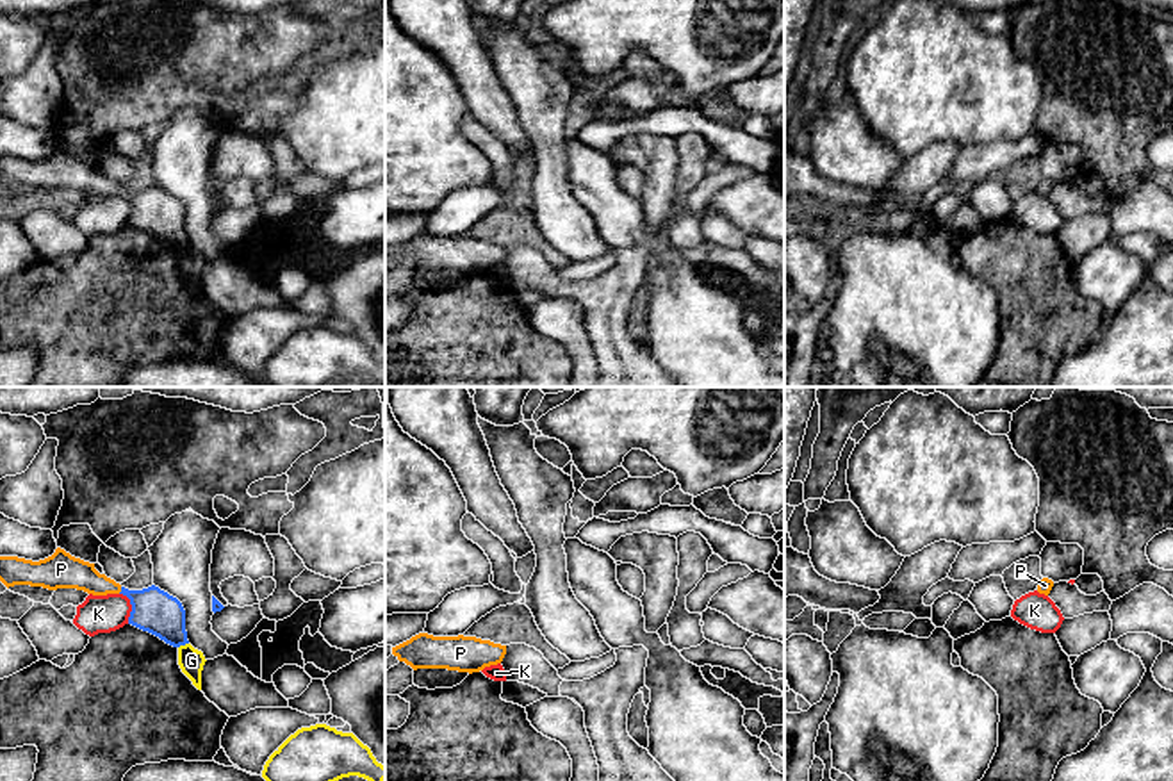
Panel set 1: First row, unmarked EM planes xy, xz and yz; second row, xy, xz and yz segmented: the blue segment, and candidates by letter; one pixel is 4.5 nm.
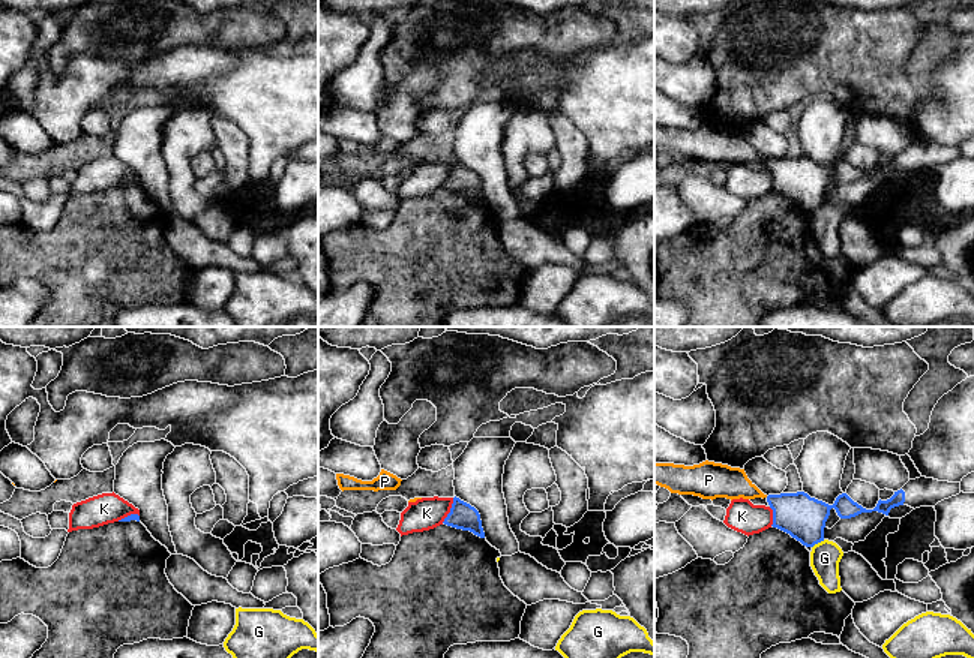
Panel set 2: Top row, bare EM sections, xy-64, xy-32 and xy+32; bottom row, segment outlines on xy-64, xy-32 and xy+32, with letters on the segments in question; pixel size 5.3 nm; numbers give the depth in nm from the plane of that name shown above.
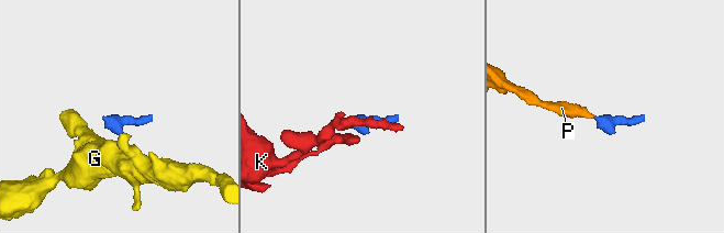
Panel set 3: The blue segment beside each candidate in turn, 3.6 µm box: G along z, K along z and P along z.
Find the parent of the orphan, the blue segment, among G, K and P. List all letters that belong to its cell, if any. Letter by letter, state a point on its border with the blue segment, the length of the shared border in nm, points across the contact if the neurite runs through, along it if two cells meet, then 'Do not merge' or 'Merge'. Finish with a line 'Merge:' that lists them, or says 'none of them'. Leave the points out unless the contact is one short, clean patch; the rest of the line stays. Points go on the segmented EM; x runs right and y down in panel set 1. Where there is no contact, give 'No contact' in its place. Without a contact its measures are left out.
G: Touches blue at xy (182, 644). Shared border 50 nm. Boundary: xy (188, 642), (179, 648). Do not merge
K: Touches blue at xy (132, 607). Shared border 150 nm. Boundary: xy (120, 592), (131, 605), (129, 623). Do not merge
P: Touches blue at xy (122, 591). Shared border 40 nm. Path across: xy (154, 610), (136, 596), (122, 591), (70, 573). Merge
Merge: P

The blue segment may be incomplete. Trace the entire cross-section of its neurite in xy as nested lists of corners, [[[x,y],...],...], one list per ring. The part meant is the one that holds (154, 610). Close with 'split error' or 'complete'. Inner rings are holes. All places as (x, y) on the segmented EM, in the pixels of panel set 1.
[[[61,547],[39,562],[0,556],[0,581],[7,588],[30,585],[48,590],[77,588],[93,596],[123,594],[132,604],[128,624],[159,637],[173,647],[189,644],[185,610],[176,597],[155,585],[143,590],[128,590],[100,574],[94,563],[75,558]]] | split error

